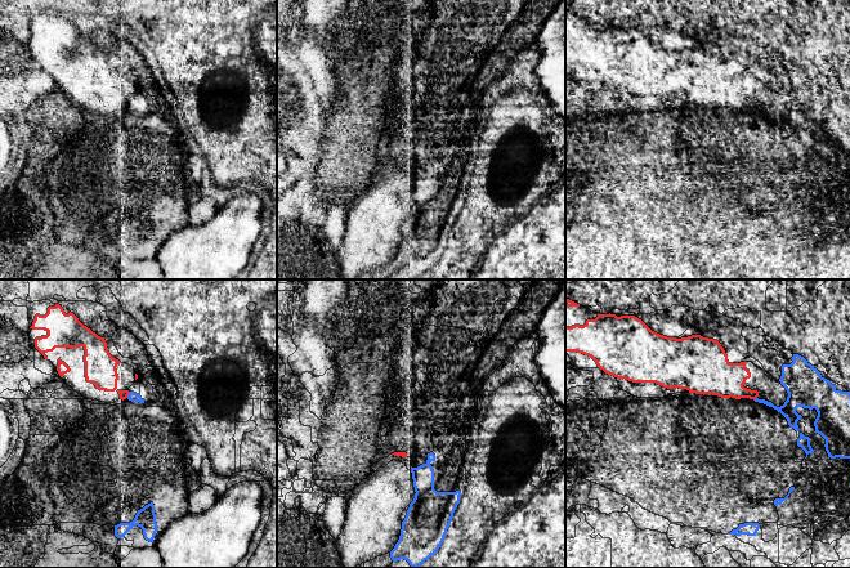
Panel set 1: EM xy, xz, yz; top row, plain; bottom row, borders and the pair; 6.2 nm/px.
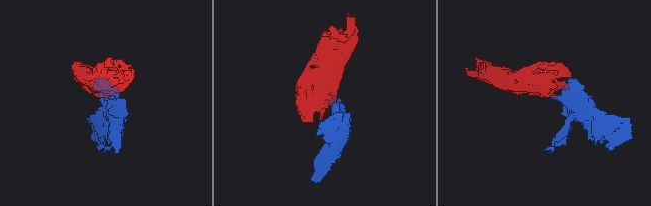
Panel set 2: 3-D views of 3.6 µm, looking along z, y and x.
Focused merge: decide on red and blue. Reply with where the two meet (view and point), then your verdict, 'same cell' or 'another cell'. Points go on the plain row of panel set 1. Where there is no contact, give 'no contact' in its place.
yz (755, 110) | another cell

